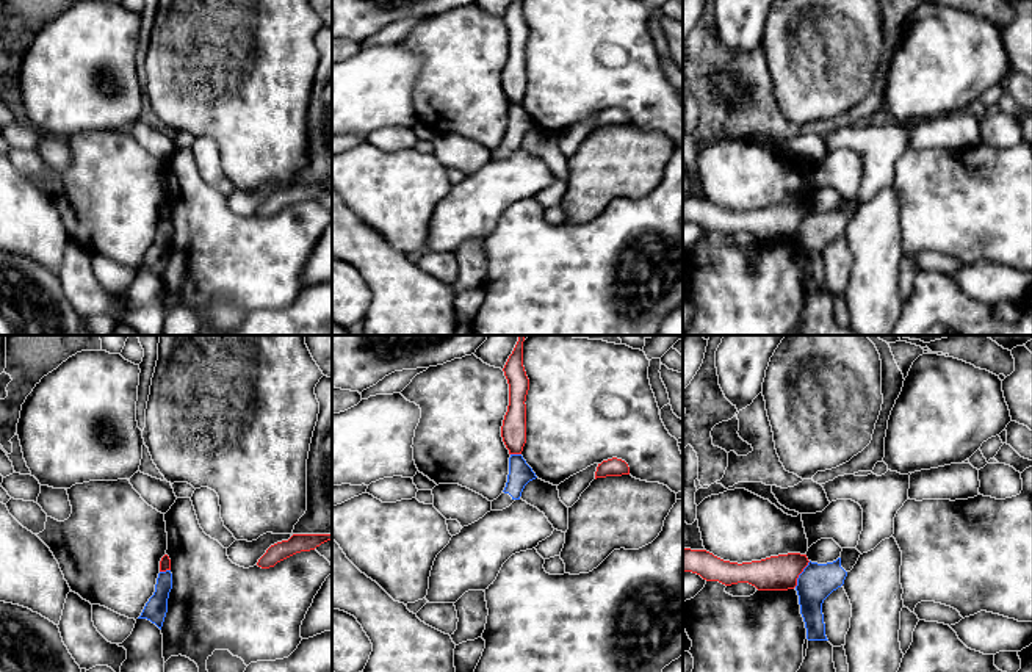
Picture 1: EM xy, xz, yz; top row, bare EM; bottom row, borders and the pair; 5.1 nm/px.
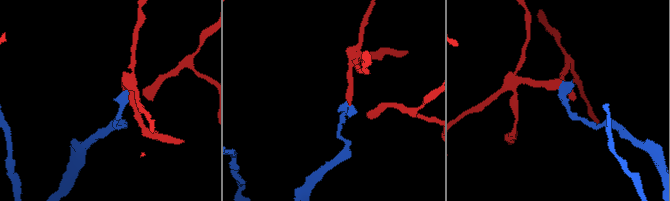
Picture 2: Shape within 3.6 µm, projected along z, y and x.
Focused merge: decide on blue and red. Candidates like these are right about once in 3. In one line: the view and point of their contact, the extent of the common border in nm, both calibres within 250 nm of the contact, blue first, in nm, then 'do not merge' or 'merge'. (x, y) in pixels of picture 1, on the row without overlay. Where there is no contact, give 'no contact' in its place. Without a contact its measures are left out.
yz (801, 223) | 160 nm | 180/180 nm | do not merge

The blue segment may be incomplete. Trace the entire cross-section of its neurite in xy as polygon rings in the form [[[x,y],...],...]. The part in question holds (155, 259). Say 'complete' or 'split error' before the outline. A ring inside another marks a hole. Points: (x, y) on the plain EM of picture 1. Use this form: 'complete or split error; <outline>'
complete; [[[171,219],[160,221],[155,233],[155,241],[146,252],[138,268],[147,268],[161,279],[168,262],[168,247],[169,247],[171,238],[172,238]]]

